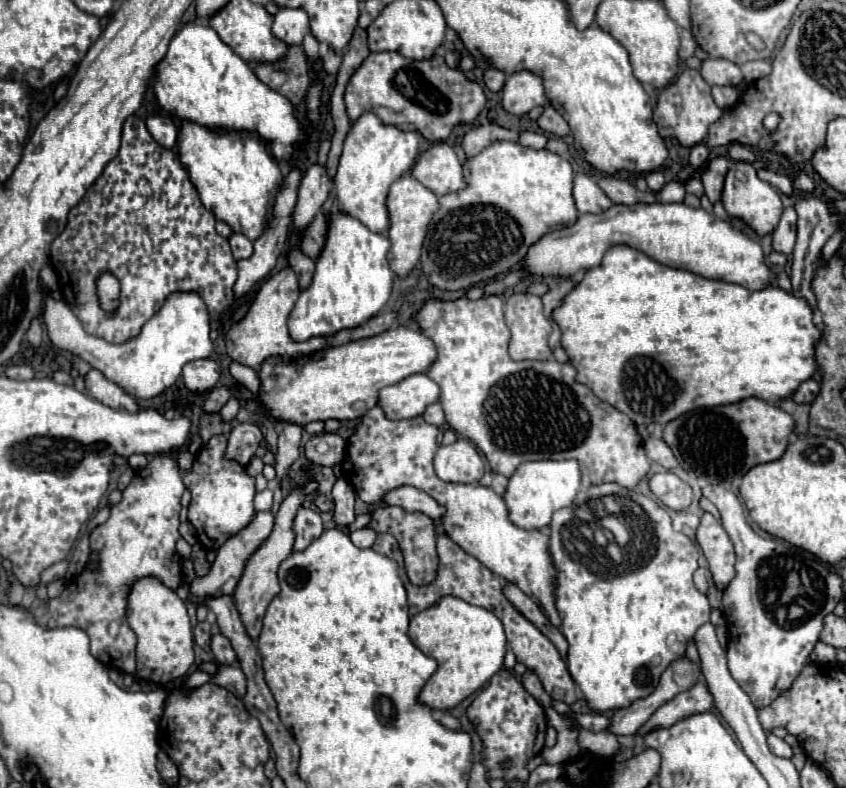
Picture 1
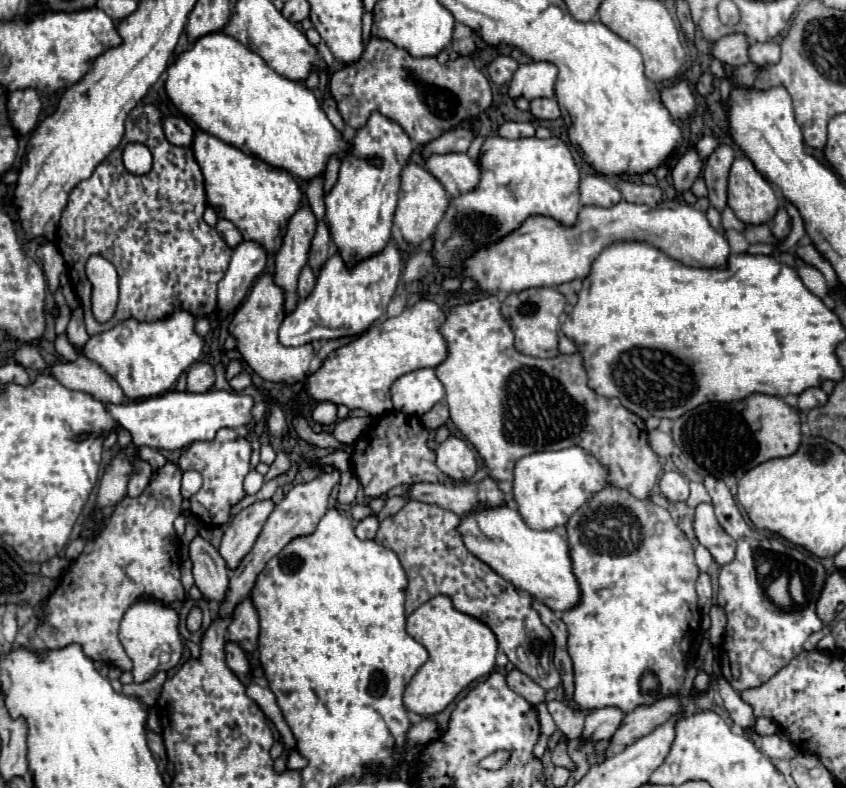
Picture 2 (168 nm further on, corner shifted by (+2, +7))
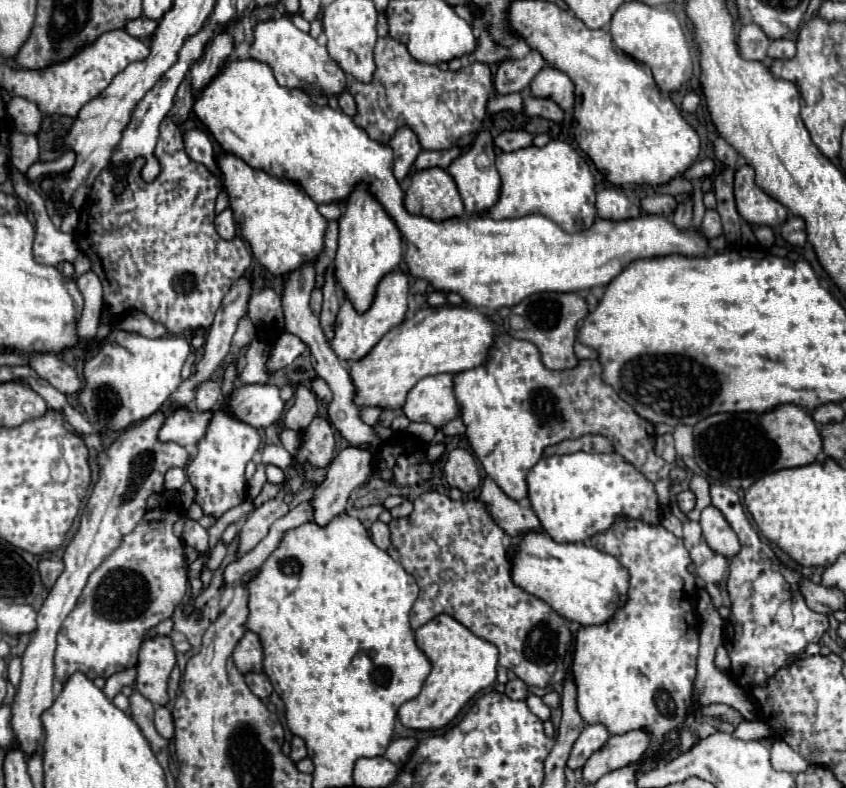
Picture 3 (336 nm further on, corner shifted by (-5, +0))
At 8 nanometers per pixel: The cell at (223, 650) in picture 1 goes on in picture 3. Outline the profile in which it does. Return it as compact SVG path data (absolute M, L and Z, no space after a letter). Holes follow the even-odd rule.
M247 673L245 675L245 679L247 679L247 685L251 687L251 691L259 697L259 699L267 699L269 695L271 695L271 691L273 691L273 687L271 687L271 683L269 683L269 679L267 679L267 675L265 673Z

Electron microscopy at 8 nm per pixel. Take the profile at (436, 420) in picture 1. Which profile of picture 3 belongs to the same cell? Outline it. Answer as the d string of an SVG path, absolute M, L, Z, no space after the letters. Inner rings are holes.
M455 417L455 419L451 419L451 423L445 423L441 427L441 431L445 435L461 435L461 433L465 433L465 425L463 425L461 417Z

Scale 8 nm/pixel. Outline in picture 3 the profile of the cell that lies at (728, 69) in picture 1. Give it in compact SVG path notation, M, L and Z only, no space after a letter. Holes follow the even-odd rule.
M743 25L737 35L737 47L743 59L763 61L769 47L769 39L757 25Z

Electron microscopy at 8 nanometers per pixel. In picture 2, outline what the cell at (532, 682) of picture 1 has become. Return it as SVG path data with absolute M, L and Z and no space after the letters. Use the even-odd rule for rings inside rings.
M520 670L508 672L508 674L506 674L506 684L508 684L516 694L520 694L522 698L526 698L530 704L544 702L544 690L542 690L532 678L528 678L526 674L522 674Z

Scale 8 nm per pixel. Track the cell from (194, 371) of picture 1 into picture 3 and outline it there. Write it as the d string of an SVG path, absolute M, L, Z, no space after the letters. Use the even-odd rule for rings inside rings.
M205 381L197 387L197 393L195 393L195 405L199 411L211 411L219 405L221 401L221 383L219 381Z

